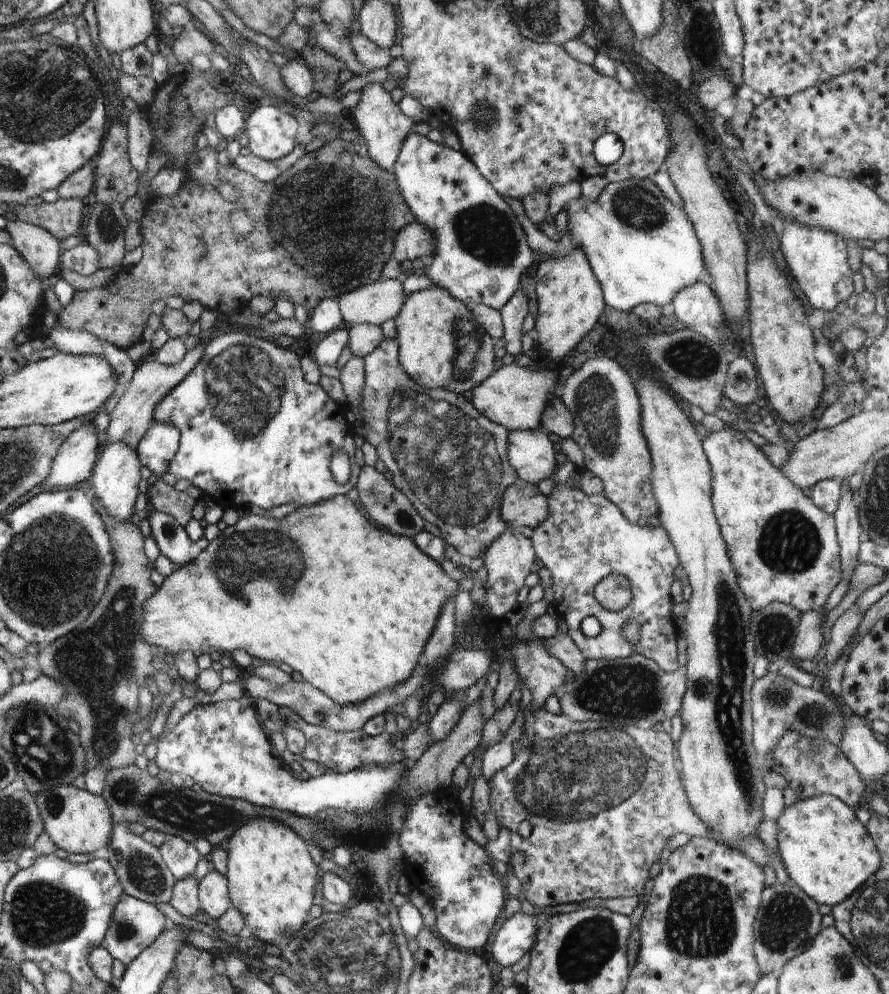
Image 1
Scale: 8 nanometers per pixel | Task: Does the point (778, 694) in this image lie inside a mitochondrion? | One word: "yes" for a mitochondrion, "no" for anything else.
yes

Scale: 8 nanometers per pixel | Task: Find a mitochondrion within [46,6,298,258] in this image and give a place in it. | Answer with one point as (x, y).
(108, 224)

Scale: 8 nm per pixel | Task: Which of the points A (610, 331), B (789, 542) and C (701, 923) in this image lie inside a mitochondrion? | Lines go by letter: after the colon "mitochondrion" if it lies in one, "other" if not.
A: other
B: mitochondrion
C: mitochondrion

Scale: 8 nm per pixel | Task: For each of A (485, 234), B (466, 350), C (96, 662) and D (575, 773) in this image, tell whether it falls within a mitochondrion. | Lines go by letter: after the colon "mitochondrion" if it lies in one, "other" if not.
A: mitochondrion
B: mitochondrion
C: mitochondrion
D: mitochondrion

